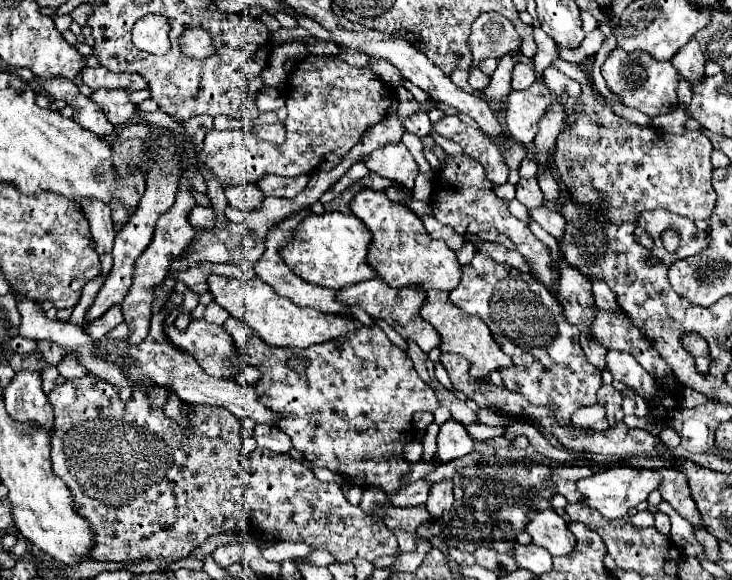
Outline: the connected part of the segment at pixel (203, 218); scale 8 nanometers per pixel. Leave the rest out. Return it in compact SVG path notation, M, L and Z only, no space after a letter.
M192 207L190 213L188 213L188 223L194 227L194 229L206 229L206 227L212 227L216 223L216 217L214 217L214 209L212 207Z

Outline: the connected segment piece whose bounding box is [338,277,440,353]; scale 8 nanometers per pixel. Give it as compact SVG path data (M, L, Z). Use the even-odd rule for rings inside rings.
M374 277L372 281L364 281L360 285L348 285L344 289L338 291L338 301L342 301L344 305L356 305L362 307L370 317L378 317L384 319L390 327L394 327L402 337L412 339L424 353L430 353L434 347L440 345L440 333L428 325L428 321L424 321L420 317L420 309L424 305L426 299L426 291L420 287L404 287L404 289L394 289L390 285L386 285L380 277Z

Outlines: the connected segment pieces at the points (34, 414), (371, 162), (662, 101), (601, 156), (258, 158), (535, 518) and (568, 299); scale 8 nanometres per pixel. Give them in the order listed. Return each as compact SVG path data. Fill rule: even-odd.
M16 373L12 383L4 389L4 403L8 415L18 423L34 423L44 431L54 429L54 411L42 391L40 373Z
M404 143L386 145L378 151L372 151L366 159L366 167L380 177L400 183L408 189L414 187L414 179L418 175L418 165Z
M616 47L602 65L602 75L606 79L608 89L618 95L626 107L634 107L648 117L664 115L678 107L676 87L680 83L680 73L670 61L656 61L654 57L648 57L648 53L640 51L624 53L624 49Z
M558 59L554 67L582 83L582 95L576 101L576 125L560 133L554 151L554 165L568 193L616 225L636 221L644 209L666 209L692 221L708 221L716 205L716 193L710 183L710 139L694 131L668 137L616 117L588 87L588 77L580 65Z
M308 55L296 63L294 71L288 77L288 99L286 99L286 141L282 145L272 145L260 141L256 135L242 133L242 129L232 131L208 131L202 151L196 155L192 169L198 169L198 163L204 161L222 187L256 183L262 175L280 175L296 177L308 175L318 169L326 153L336 153L344 157L368 131L368 127L380 123L392 103L396 101L394 91L382 83L370 69L350 67L340 57L318 57Z
M554 509L530 511L526 531L532 535L532 543L544 547L550 555L568 555L576 545L568 523Z
M564 259L560 261L562 277L560 277L560 289L558 289L558 301L564 309L566 319L580 329L580 345L592 365L596 365L600 371L606 367L606 353L598 341L592 341L592 317L596 311L594 305L594 293L590 281L574 267L570 267Z

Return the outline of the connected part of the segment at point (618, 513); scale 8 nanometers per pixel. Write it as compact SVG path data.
M612 467L600 473L594 473L588 479L578 481L578 491L584 495L586 505L594 507L608 519L620 519L624 517L632 507L638 507L646 501L650 491L658 489L662 485L662 477L656 469L640 469L640 467Z

